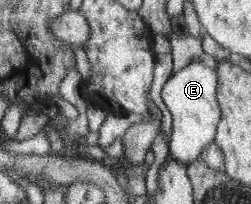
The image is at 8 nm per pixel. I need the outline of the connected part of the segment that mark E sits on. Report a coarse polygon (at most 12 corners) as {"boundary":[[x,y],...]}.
{"boundary":[[194,61],[172,74],[171,156],[193,163],[215,140],[219,76]]}

